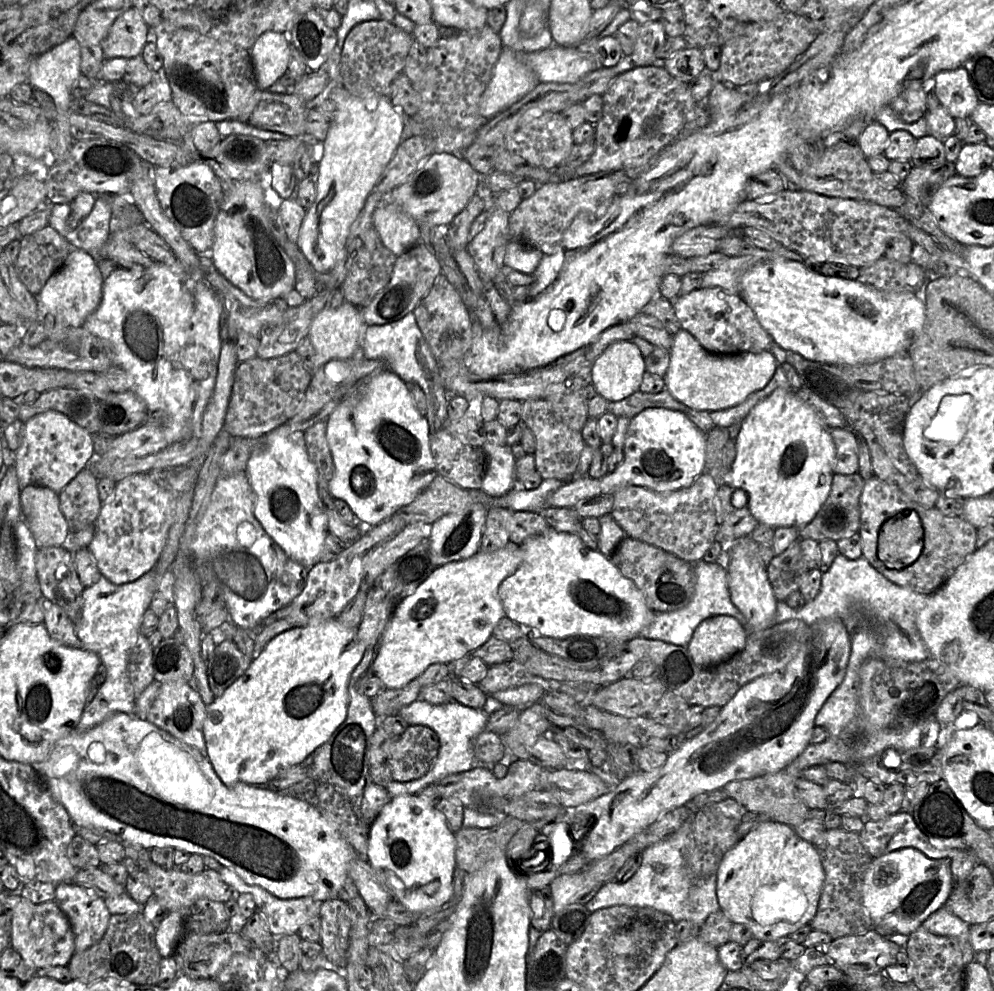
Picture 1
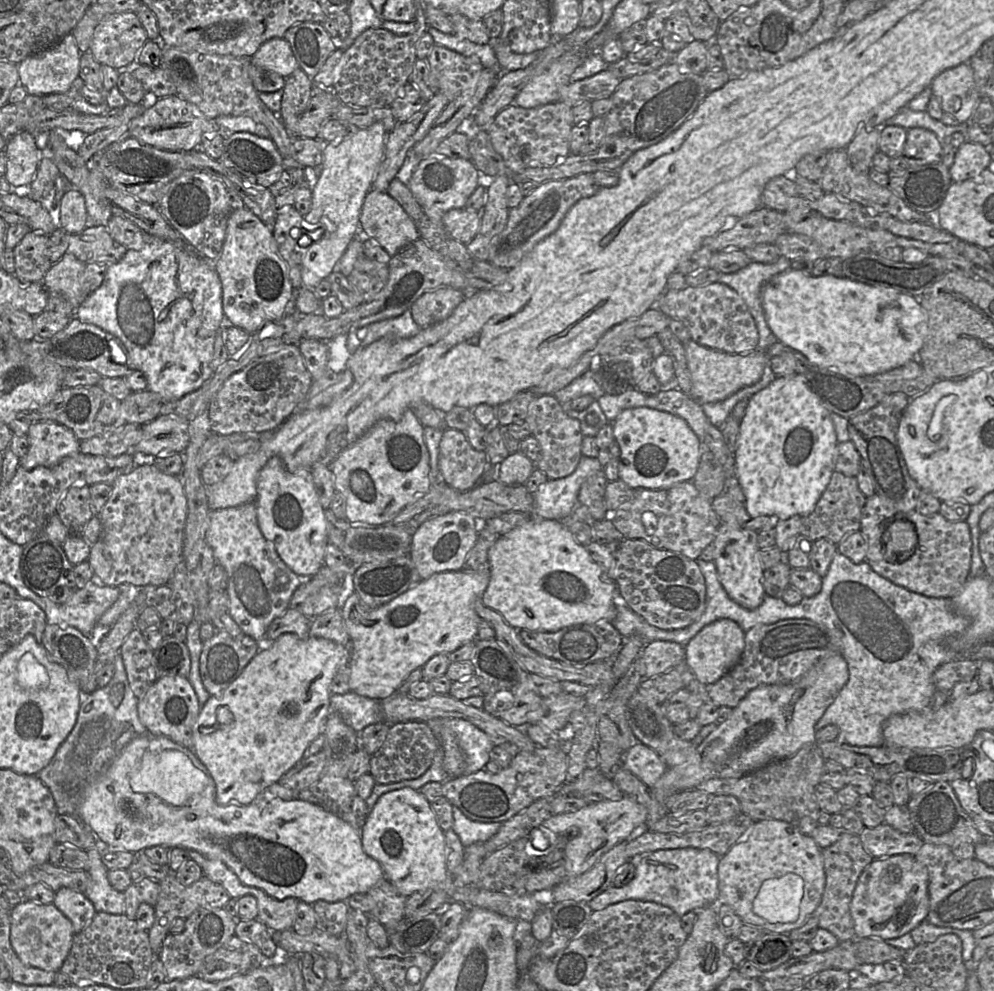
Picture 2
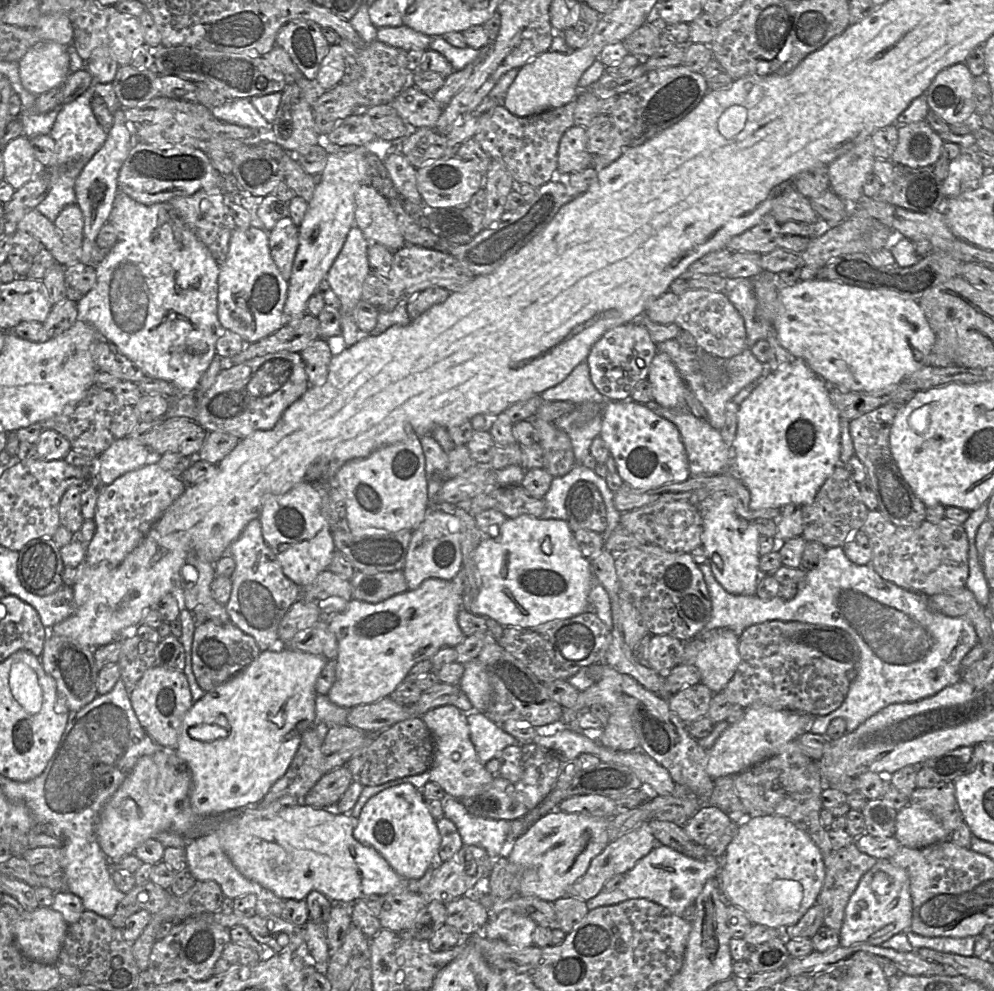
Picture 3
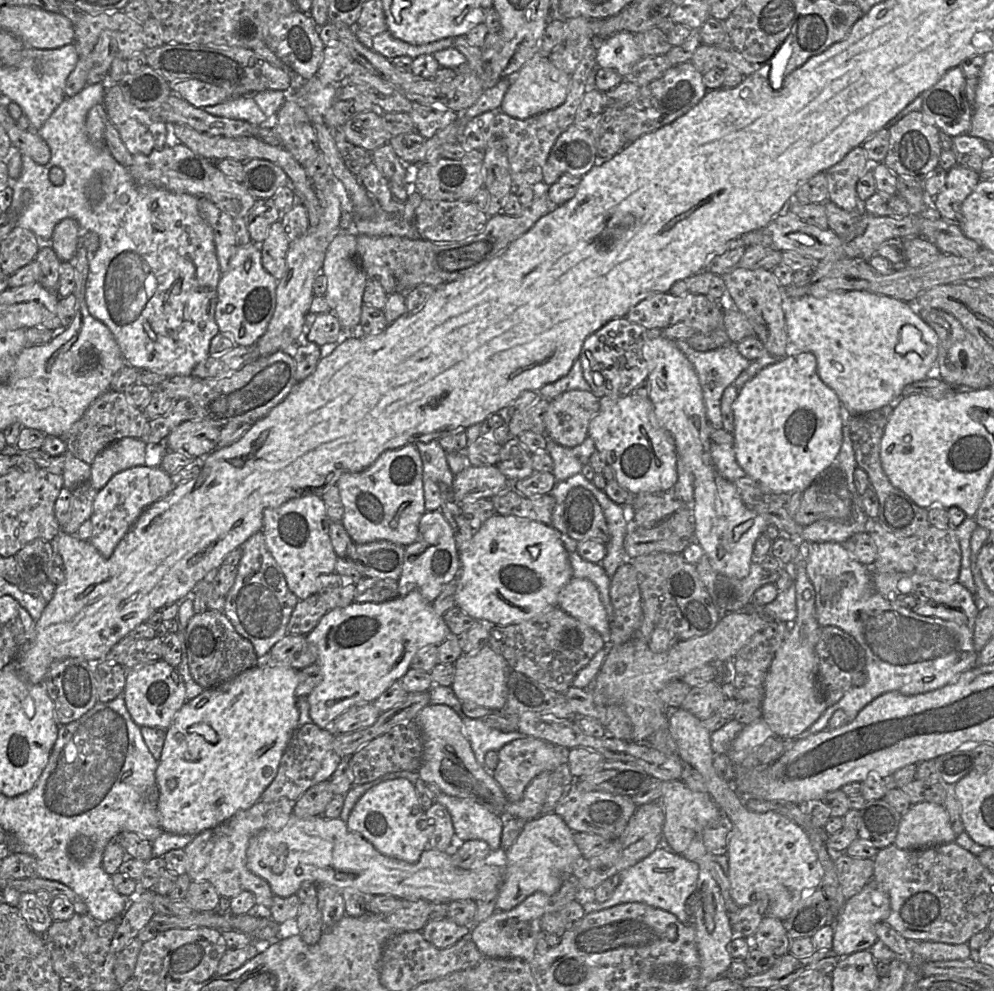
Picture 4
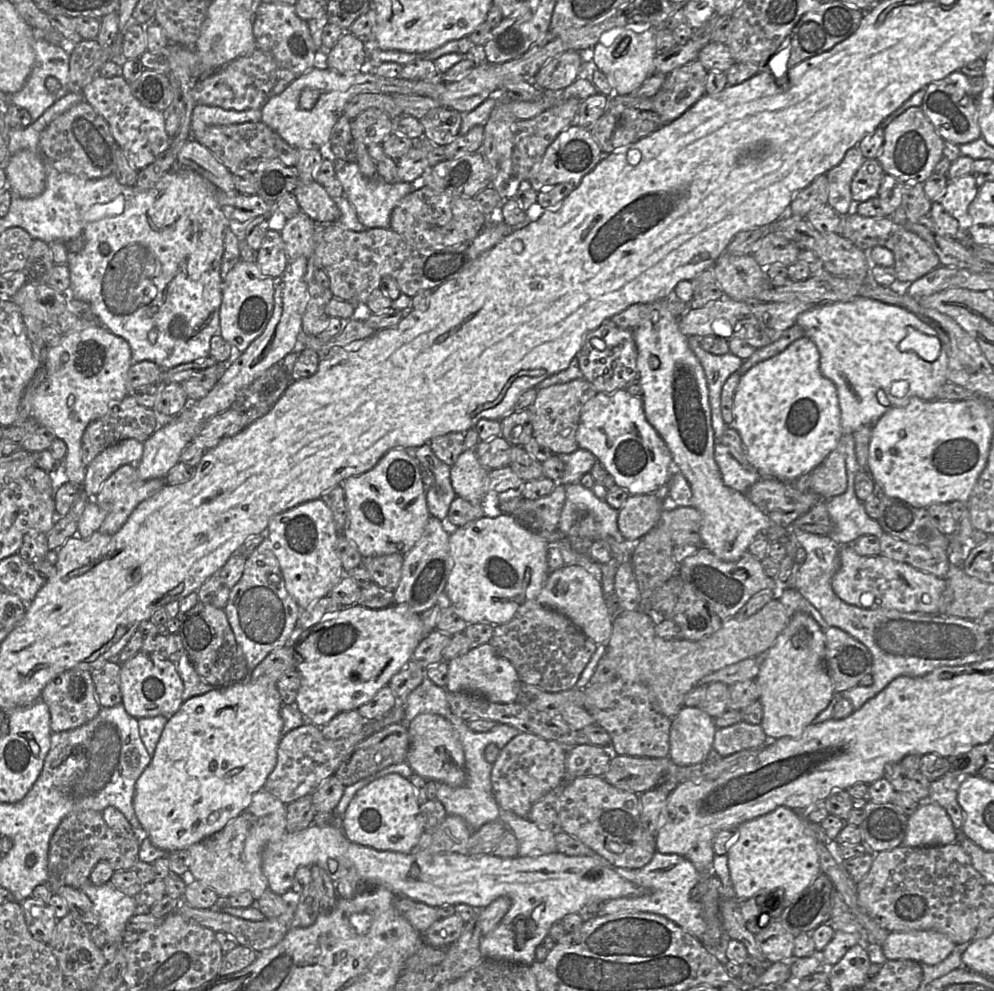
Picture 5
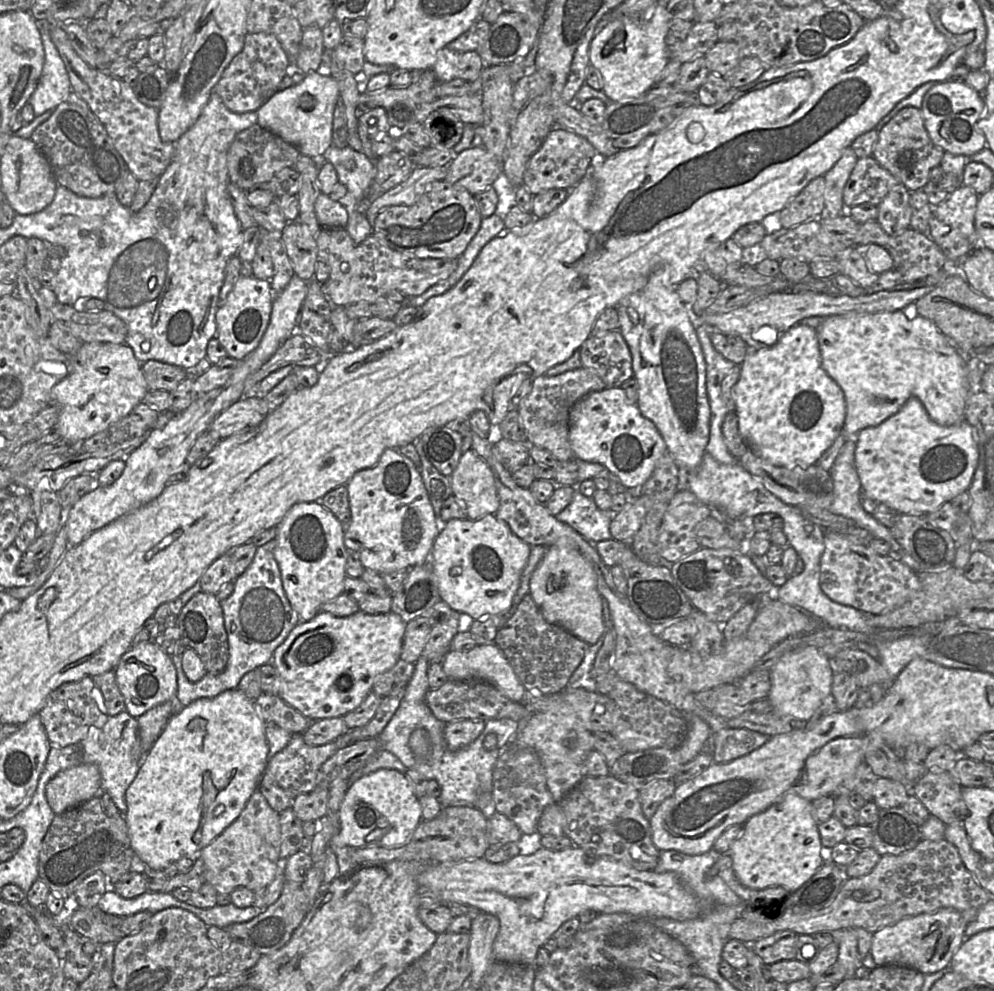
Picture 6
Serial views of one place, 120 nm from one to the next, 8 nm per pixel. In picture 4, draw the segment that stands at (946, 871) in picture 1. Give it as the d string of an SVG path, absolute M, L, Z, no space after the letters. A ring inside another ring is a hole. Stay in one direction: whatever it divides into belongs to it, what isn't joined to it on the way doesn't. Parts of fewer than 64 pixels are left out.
M871 879L858 894L846 901L841 913L833 922L834 936L832 950L841 958L858 951L869 950L878 940L875 925L885 922L890 915L890 911L888 894Z

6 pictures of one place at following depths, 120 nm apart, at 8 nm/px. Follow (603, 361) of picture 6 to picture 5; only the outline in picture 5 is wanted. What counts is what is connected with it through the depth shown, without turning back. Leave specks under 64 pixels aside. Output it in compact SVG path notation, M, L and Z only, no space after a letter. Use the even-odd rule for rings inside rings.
M611 319L590 331L579 352L579 365L584 378L592 383L598 392L614 392L638 379L637 347L632 329L618 327Z

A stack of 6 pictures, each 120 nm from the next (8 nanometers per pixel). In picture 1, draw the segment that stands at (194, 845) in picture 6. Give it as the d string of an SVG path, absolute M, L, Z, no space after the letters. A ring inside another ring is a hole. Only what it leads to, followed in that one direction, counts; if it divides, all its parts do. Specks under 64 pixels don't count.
M336 617L324 619L319 622L309 622L308 624L304 626L293 627L289 630L283 631L279 635L275 636L269 643L267 643L267 645L259 653L259 655L252 660L247 670L233 684L231 684L220 697L215 698L213 702L207 706L206 718L203 723L203 734L204 734L205 744L206 744L206 758L209 760L209 762L213 766L220 780L228 787L233 786L238 782L243 782L243 783L246 783L252 786L266 786L267 783L270 780L272 780L281 770L288 768L290 766L293 766L295 764L299 764L310 753L314 752L319 746L325 743L329 739L329 737L332 735L332 733L337 729L337 727L346 718L347 706L348 706L348 680L353 669L361 661L364 651L365 651L364 643L362 643L358 639L356 630L354 628L349 628L349 627L342 625L336 619Z

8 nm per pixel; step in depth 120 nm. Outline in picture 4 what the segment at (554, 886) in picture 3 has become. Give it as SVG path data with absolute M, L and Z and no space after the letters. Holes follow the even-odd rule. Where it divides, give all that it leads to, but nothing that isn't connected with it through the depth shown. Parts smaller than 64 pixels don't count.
M554 813L526 821L517 840L506 852L506 867L499 887L497 911L509 911L535 892L553 895L568 876L579 876L583 858L574 841L574 834L564 820Z

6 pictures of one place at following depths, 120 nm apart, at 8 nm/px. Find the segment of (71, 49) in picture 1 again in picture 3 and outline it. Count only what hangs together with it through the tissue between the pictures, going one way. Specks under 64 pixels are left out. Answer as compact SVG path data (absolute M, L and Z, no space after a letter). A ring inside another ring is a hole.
M40 41L18 62L21 83L36 96L60 87L70 73L69 63L66 45Z

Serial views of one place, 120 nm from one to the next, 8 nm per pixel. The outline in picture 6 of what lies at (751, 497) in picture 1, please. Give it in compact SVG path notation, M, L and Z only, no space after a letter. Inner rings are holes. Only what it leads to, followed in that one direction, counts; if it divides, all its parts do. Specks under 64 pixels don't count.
M806 324L792 326L773 345L748 351L740 364L739 379L731 388L731 397L738 431L748 449L776 466L807 468L815 464L842 433L845 422L844 393L823 369L816 329Z

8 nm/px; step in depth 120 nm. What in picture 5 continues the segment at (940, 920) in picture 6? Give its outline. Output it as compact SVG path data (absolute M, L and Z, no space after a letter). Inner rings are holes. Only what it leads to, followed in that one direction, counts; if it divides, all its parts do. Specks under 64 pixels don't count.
M934 930L889 932L881 945L887 960L908 959L926 965L940 963L955 946L946 935Z

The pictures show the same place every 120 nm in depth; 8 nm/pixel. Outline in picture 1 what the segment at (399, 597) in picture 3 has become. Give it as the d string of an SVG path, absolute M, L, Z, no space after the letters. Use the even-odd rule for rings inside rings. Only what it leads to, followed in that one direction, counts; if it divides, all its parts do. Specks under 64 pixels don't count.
M510 542L499 550L478 551L470 558L436 567L427 579L393 611L372 661L373 674L381 679L386 689L401 688L417 678L431 664L447 664L469 655L484 645L492 636L495 625L505 616L498 594L499 587L518 568L521 561L520 545Z

